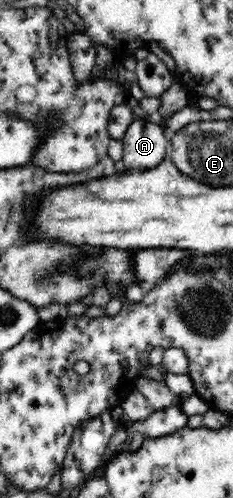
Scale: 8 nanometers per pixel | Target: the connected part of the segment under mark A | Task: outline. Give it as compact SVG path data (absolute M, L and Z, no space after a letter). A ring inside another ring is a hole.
M136 119L121 140L124 145L121 165L130 171L156 168L166 158L168 137L158 124Z

